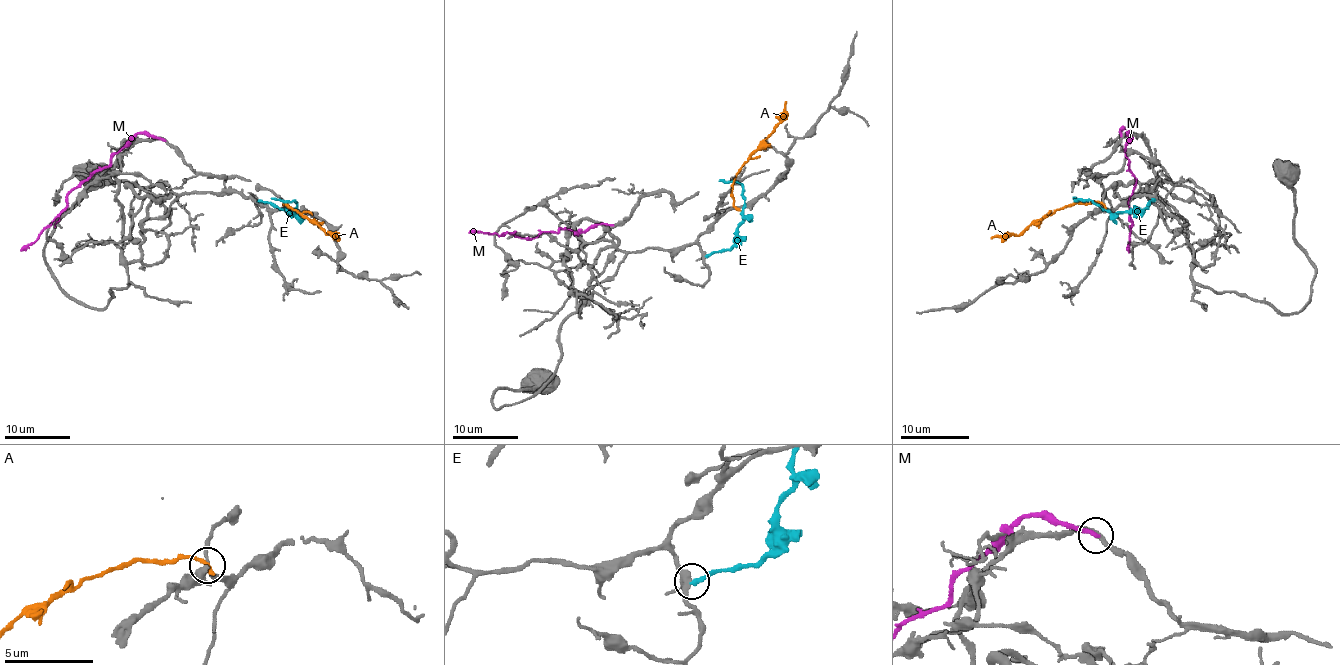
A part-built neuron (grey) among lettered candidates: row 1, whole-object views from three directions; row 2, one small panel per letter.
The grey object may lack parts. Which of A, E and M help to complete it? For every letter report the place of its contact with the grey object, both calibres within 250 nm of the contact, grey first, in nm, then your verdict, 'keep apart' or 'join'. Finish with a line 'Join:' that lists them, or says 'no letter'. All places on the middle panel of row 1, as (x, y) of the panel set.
A: (736, 208) | 240/280 nm | keep apart
E: (706, 255) | 340/280 nm | keep apart
M: (612, 225) | 280/240 nm | keep apart
Join: no letter

